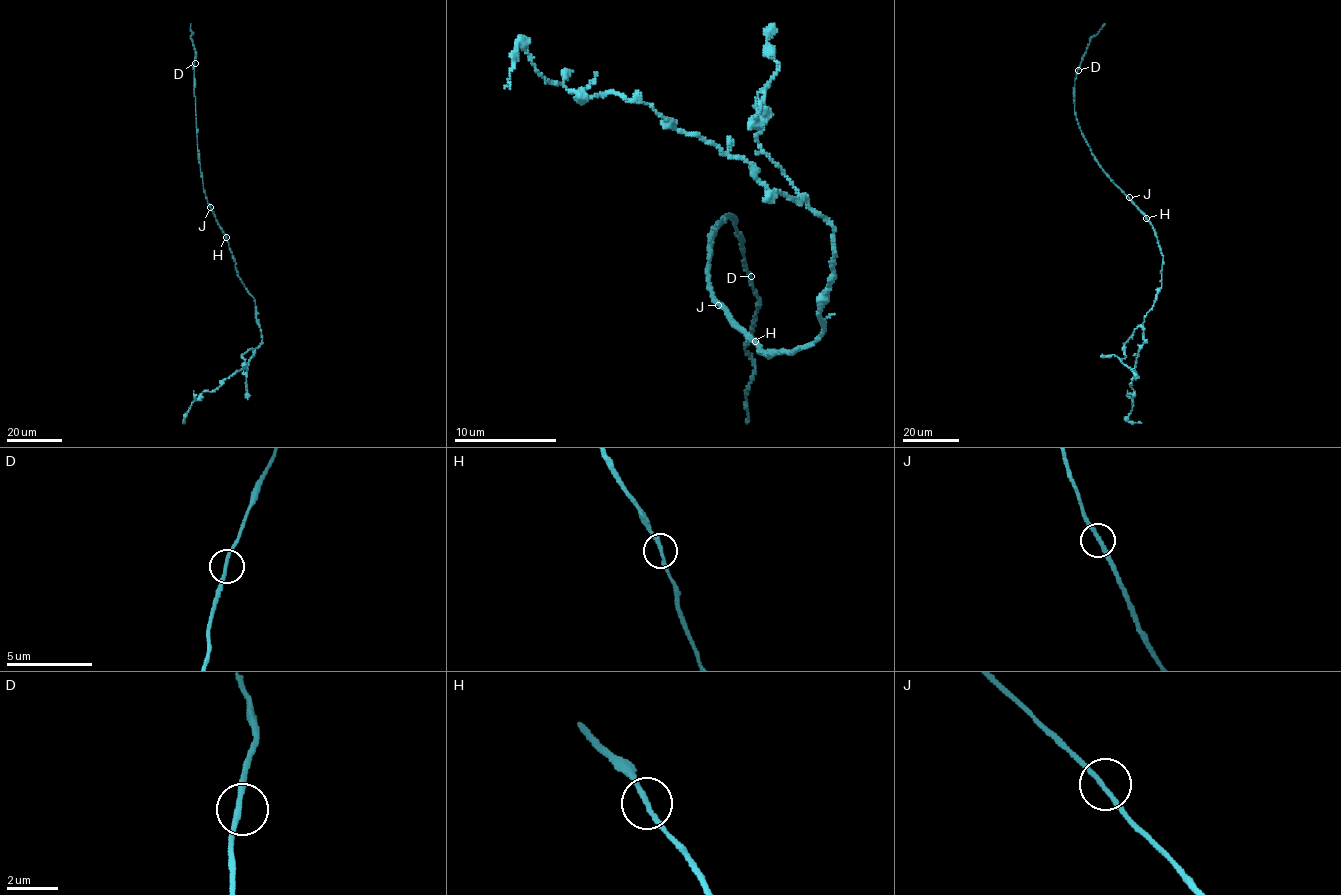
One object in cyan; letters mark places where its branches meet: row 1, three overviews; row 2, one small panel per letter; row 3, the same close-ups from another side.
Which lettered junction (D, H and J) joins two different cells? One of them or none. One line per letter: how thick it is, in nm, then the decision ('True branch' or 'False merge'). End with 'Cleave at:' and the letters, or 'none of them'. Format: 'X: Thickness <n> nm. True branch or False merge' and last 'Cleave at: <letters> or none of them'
D: Thickness 200 nm. True branch
H: Thickness 200 nm. True branch
J: Thickness 200 nm. True branch
Cleave at: none of them

